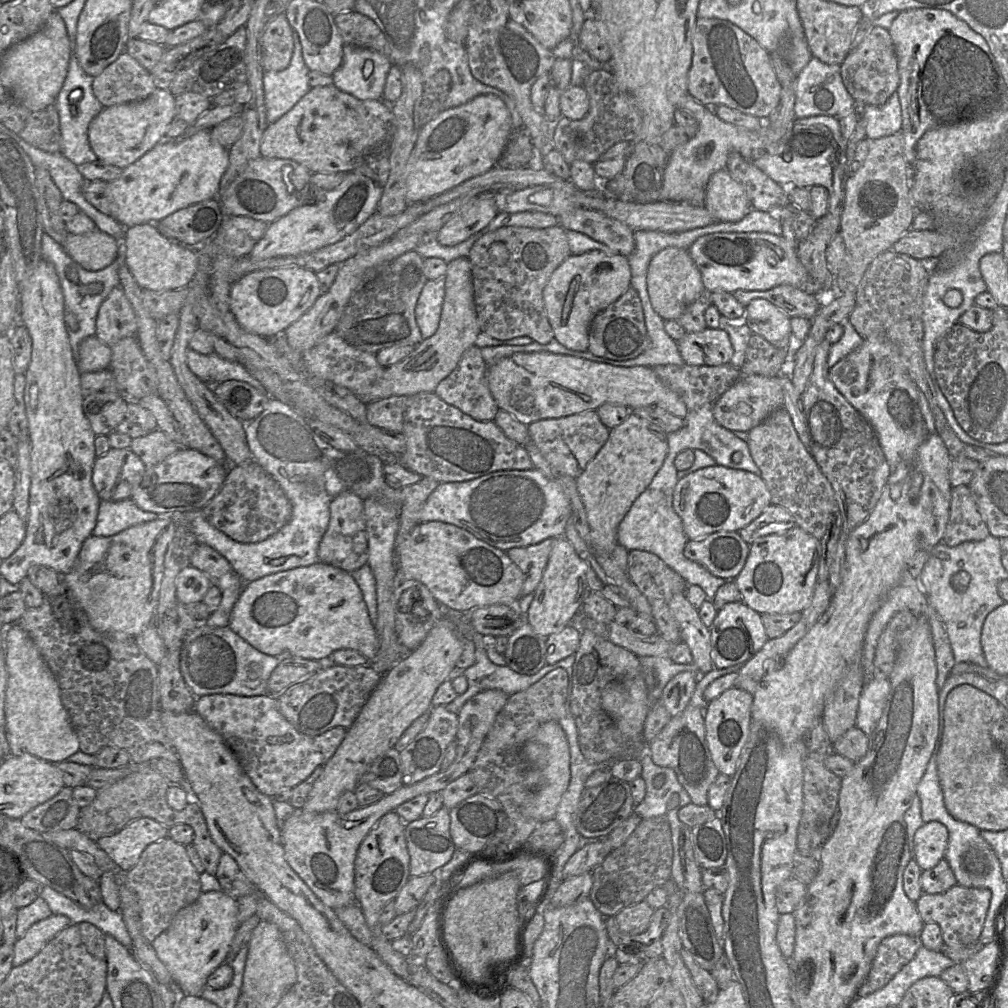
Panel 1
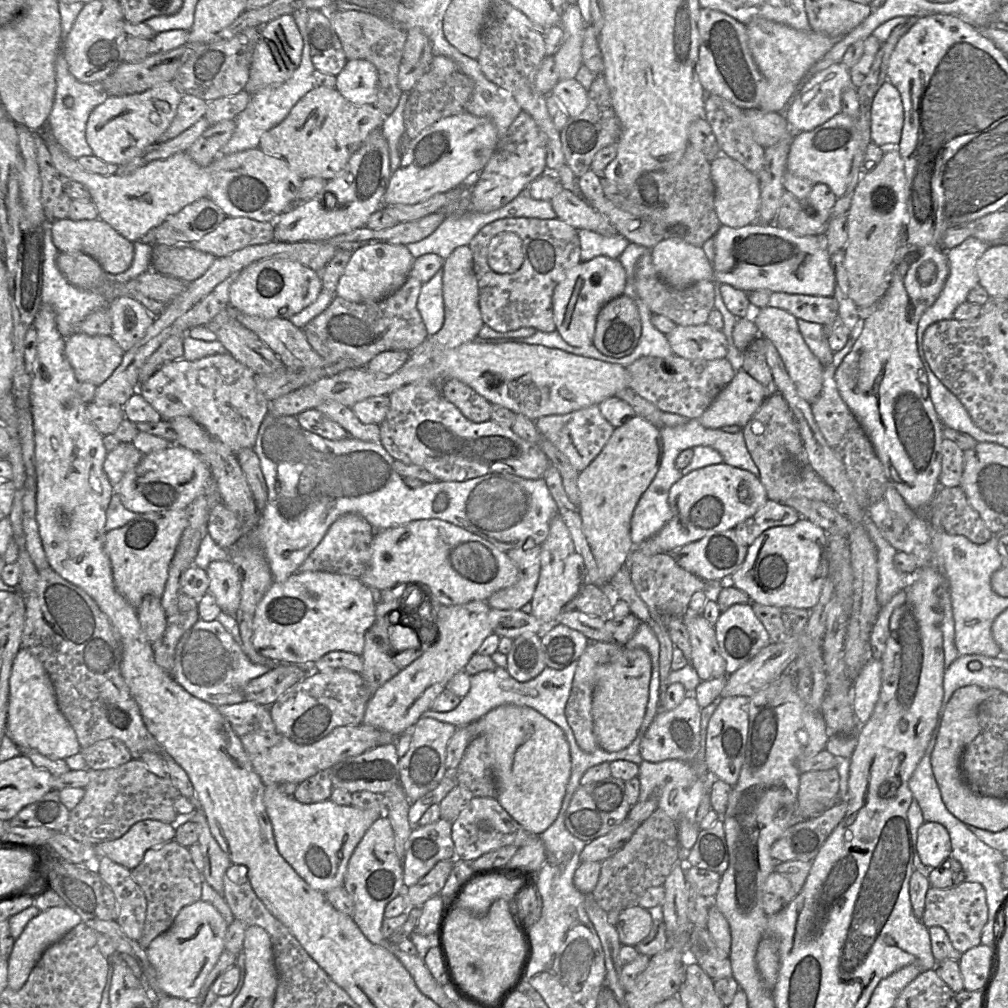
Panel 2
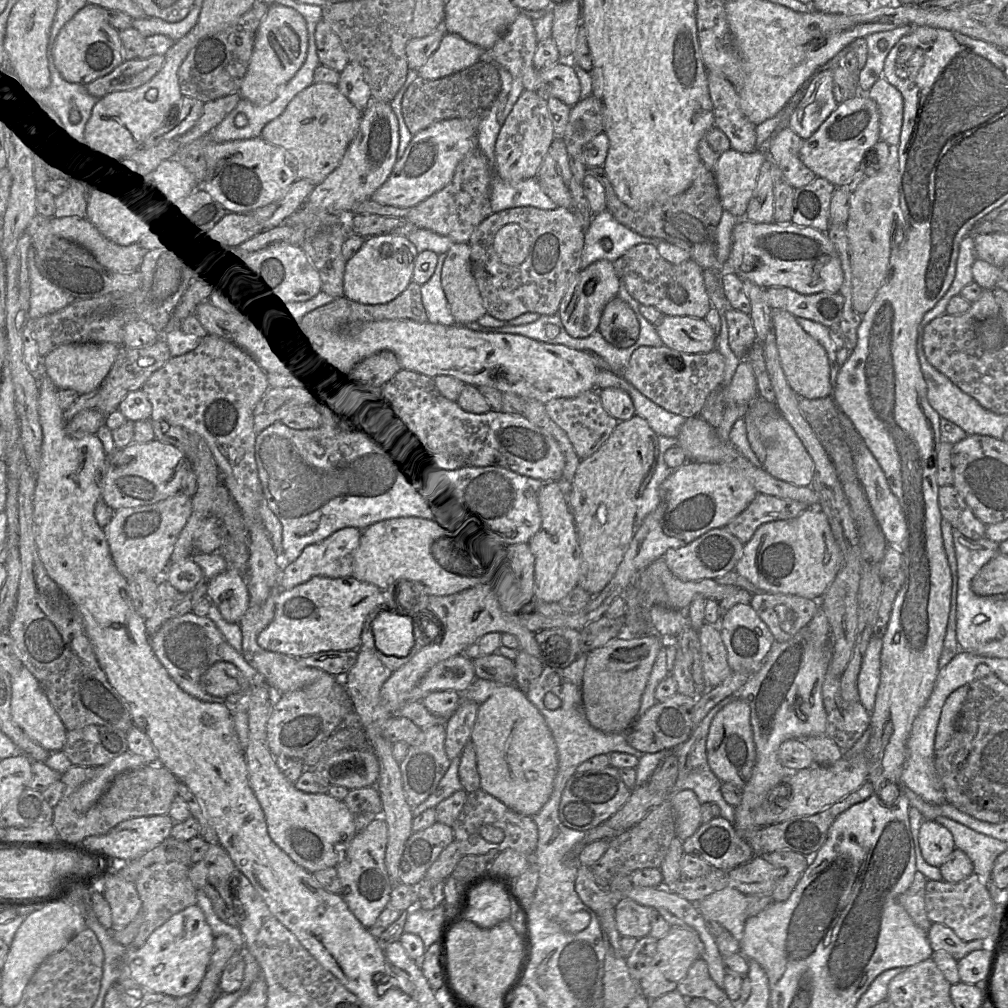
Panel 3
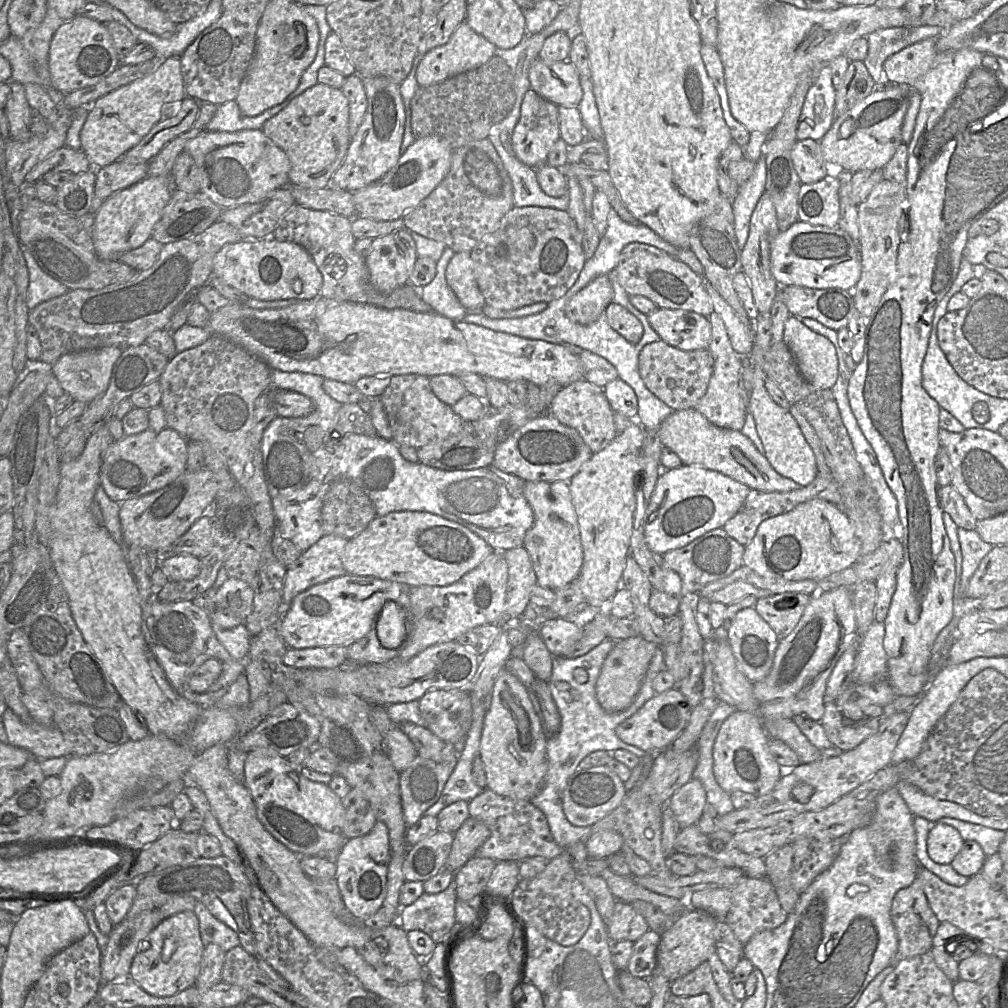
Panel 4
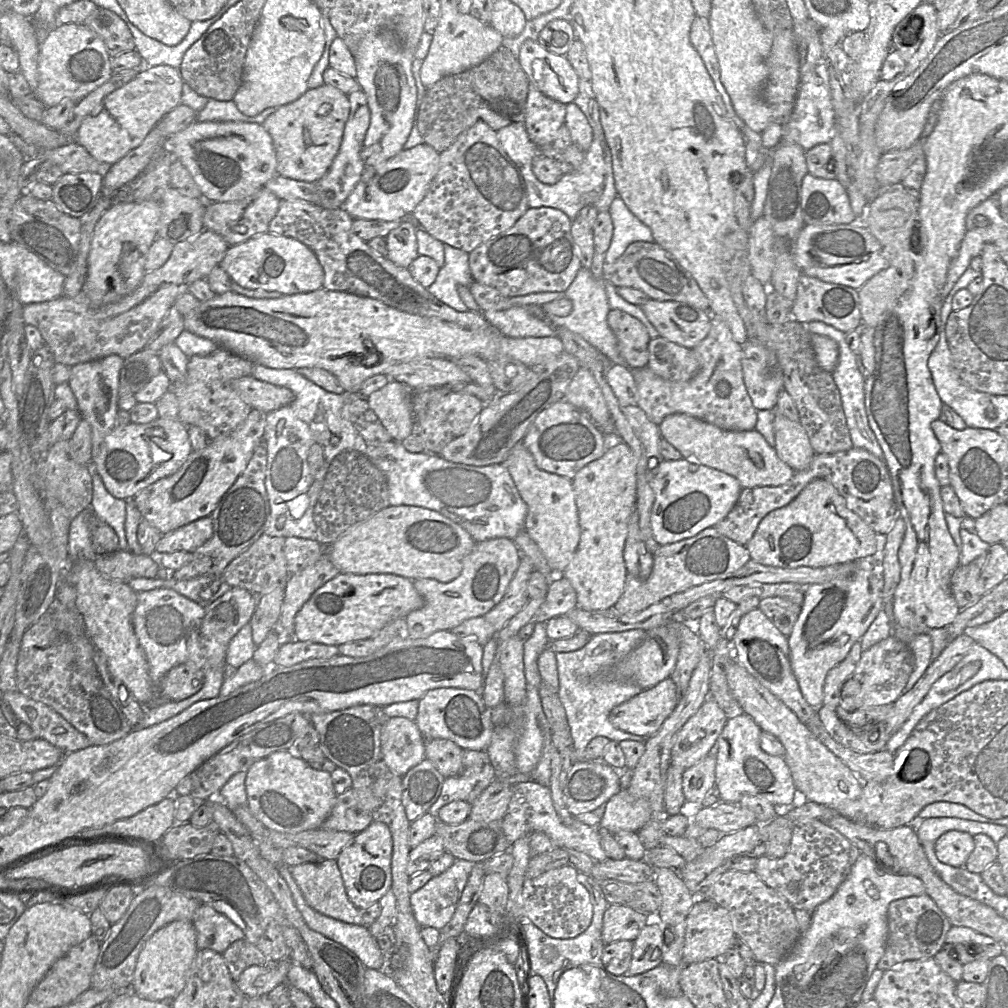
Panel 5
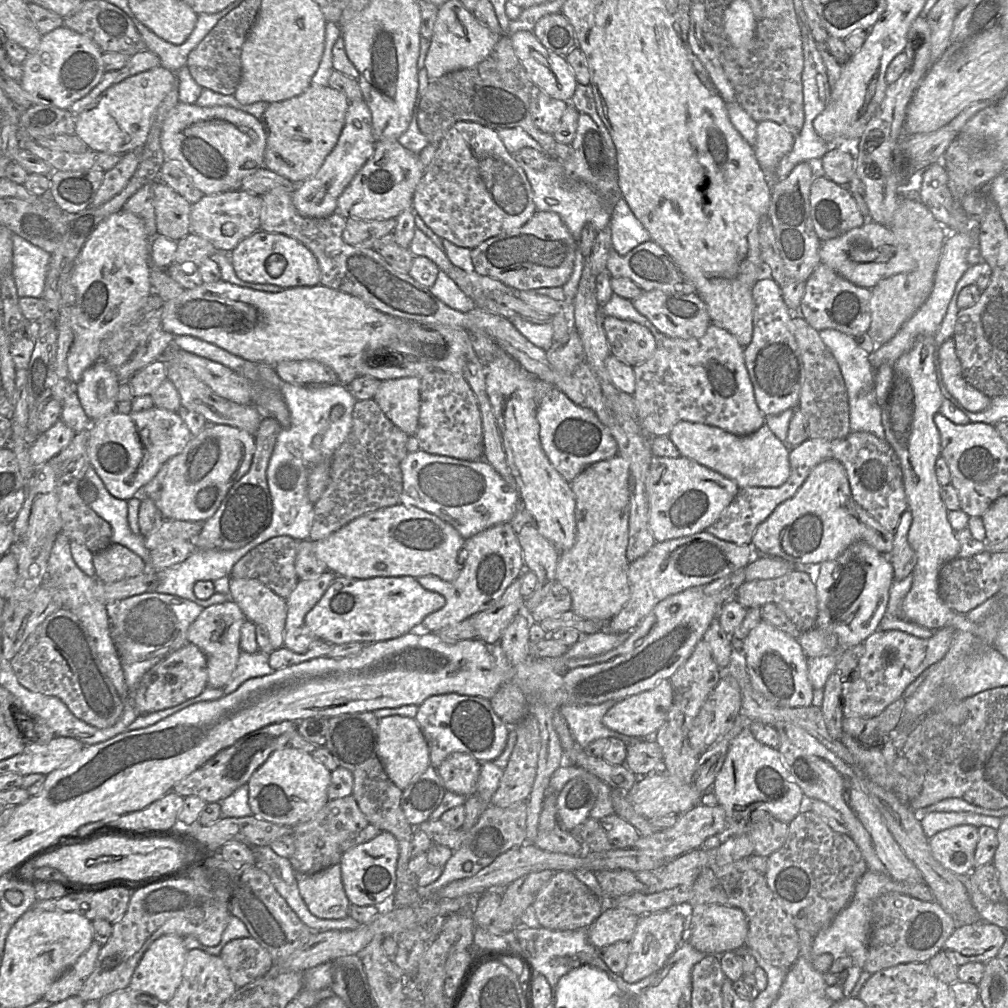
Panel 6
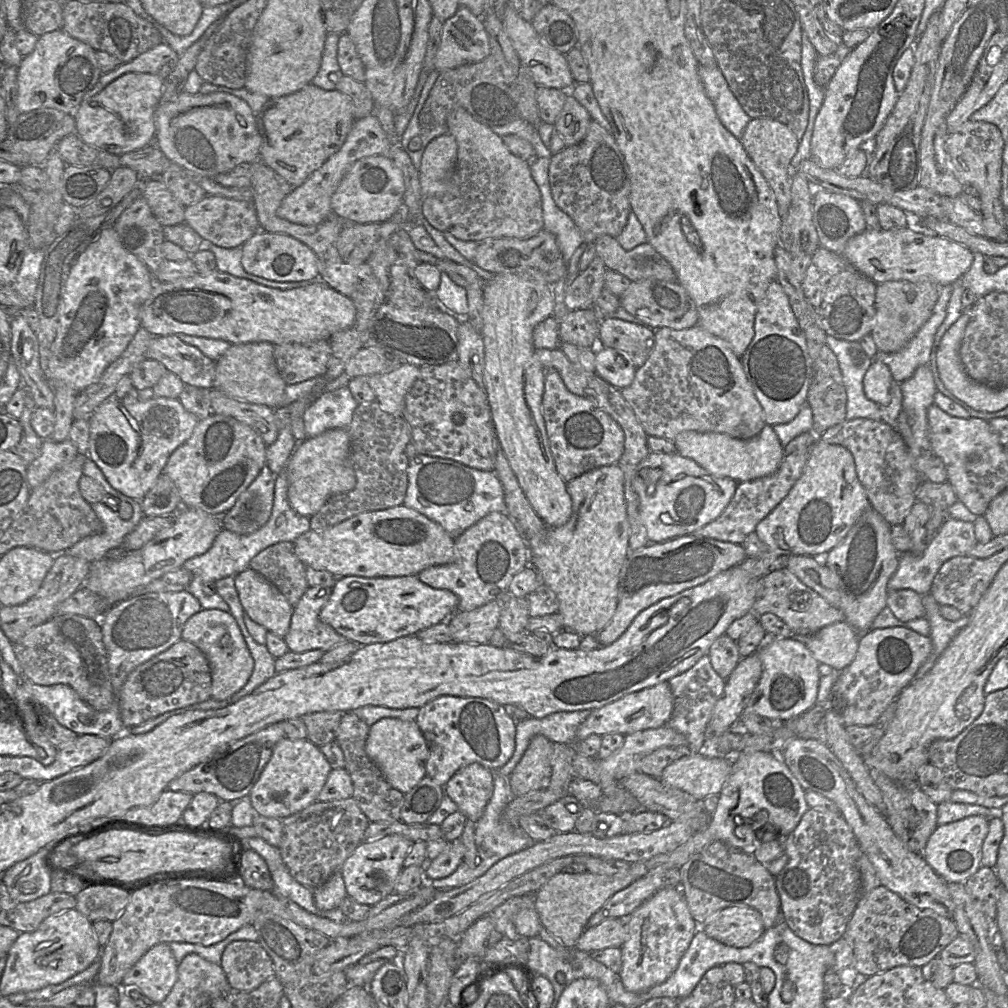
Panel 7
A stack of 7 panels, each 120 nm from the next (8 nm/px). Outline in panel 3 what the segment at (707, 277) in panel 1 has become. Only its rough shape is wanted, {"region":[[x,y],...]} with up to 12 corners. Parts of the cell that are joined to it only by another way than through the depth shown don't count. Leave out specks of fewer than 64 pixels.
{"region":[[740,219],[724,271],[762,288],[839,292],[827,231]]}

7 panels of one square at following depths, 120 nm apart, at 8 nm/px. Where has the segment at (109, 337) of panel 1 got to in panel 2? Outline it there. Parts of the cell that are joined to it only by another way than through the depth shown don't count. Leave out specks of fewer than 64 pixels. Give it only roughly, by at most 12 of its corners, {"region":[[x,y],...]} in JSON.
{"region":[[137,300],[107,303],[111,337],[123,351],[144,337],[154,316]]}

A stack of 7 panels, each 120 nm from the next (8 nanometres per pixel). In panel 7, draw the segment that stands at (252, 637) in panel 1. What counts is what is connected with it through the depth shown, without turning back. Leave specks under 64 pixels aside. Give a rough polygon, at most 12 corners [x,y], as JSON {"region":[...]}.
{"region":[[417,575],[336,579],[319,618],[359,646],[457,612]]}

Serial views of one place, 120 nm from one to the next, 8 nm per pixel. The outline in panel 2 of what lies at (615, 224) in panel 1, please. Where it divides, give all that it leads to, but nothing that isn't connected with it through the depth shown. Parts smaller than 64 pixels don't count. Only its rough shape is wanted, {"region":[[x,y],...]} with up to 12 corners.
{"region":[[561,188],[557,218],[601,235],[617,233],[581,195]]}

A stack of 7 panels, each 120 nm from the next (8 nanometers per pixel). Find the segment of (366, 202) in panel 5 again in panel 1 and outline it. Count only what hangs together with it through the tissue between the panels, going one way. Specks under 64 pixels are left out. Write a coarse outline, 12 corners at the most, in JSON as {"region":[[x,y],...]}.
{"region":[[479,95],[421,127],[408,204],[493,168],[513,134]]}

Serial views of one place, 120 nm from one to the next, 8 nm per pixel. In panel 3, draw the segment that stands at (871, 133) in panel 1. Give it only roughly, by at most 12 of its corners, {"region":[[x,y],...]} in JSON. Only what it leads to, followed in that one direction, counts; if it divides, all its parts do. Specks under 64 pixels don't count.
{"region":[[881,76],[868,91],[879,141],[899,146],[903,97]]}

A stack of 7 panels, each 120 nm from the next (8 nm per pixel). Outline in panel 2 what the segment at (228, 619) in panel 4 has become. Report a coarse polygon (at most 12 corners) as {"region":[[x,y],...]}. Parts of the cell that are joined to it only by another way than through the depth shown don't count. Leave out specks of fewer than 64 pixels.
{"region":[[213,561],[208,593],[235,616],[241,581],[233,563]]}

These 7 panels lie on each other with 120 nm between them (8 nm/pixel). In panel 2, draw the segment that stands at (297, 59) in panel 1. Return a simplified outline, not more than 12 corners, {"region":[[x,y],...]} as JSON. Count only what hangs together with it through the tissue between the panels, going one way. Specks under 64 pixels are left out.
{"region":[[307,31],[301,62],[282,84],[250,95],[220,155],[260,148],[316,85]]}

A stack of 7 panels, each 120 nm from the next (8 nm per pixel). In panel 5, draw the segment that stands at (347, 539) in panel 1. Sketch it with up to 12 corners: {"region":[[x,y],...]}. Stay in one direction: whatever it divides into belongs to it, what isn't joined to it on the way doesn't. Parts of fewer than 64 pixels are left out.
{"region":[[326,551],[290,574],[278,622],[281,645],[294,638],[294,620],[317,589],[340,571]]}

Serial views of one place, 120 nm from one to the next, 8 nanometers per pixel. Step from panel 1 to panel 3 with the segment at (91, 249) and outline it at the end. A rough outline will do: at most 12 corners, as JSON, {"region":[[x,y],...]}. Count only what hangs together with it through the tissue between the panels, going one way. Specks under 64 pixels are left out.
{"region":[[54,216],[55,235],[85,247],[114,272],[139,269],[145,239],[108,240],[87,216]]}

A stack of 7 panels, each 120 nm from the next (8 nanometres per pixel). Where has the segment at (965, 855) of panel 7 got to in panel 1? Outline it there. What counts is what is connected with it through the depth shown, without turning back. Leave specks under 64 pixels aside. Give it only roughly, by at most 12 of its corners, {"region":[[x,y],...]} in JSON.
{"region":[[924,823],[913,840],[922,871],[944,859],[948,830]]}

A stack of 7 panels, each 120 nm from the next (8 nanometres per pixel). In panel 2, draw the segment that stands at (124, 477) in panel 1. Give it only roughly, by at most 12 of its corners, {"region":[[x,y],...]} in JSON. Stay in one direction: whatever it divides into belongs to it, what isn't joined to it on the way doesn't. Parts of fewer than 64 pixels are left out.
{"region":[[118,443],[103,462],[114,487],[141,461],[131,443]]}

